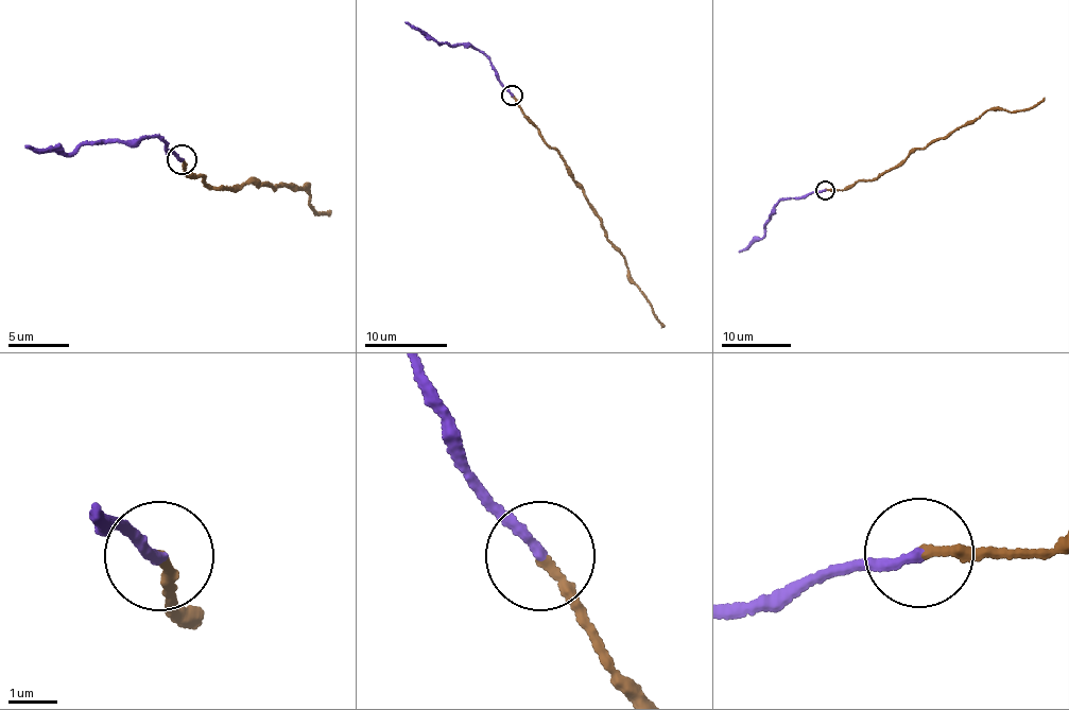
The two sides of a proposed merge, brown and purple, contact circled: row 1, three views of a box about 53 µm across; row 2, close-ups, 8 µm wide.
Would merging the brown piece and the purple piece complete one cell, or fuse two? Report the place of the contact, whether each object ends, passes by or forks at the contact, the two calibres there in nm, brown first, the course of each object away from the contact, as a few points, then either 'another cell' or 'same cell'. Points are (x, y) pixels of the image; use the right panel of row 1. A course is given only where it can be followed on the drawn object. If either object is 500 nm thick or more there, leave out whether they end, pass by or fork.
at (825, 190); brown ends there; purple ends there; 200 nm thick on the brown side, 200 nm on the other; brown runs (825, 190), (845, 189), (856, 183), (874, 179), (916, 150), (944, 137), (988, 109), (1026, 110), (1045, 98); purple runs (825, 190), (777, 203), (763, 224), (764, 236), (739, 253); same cell

